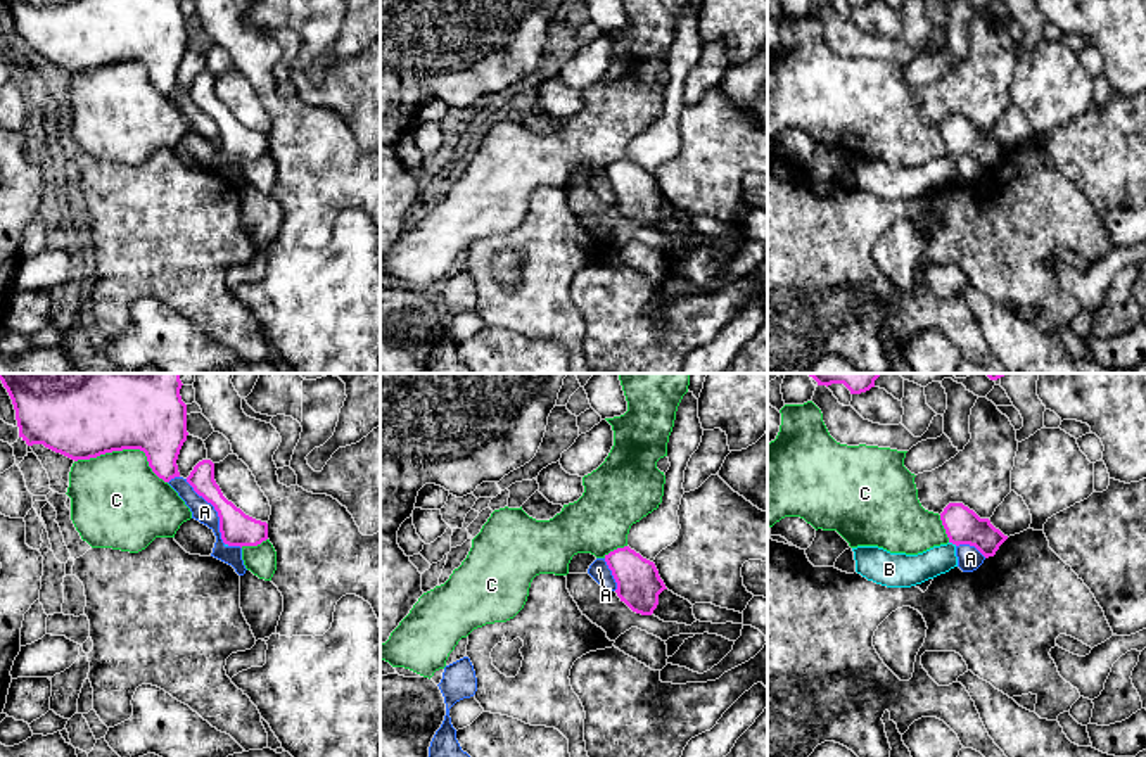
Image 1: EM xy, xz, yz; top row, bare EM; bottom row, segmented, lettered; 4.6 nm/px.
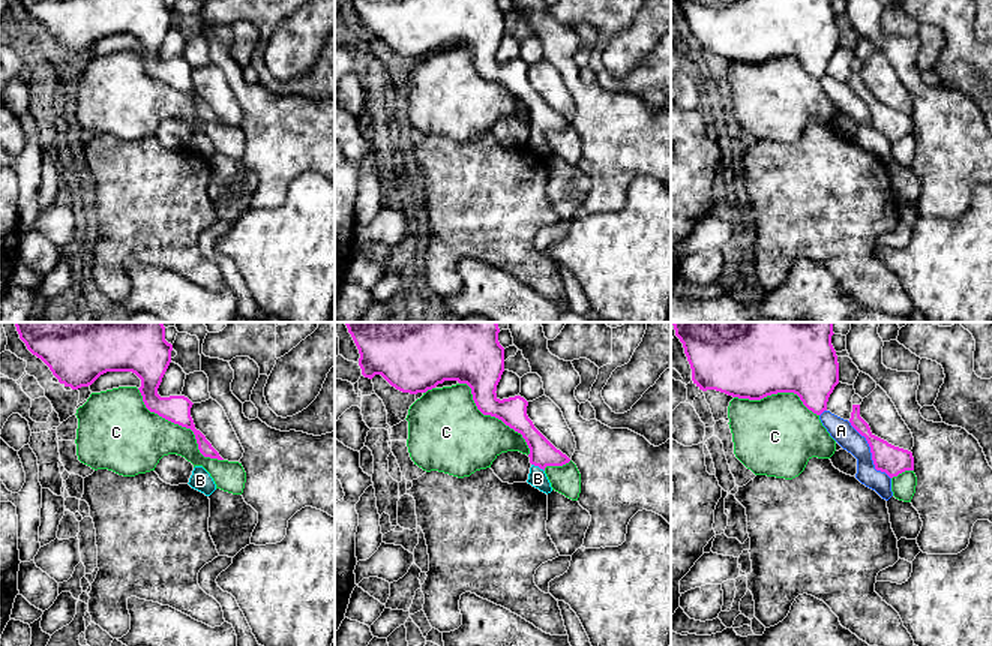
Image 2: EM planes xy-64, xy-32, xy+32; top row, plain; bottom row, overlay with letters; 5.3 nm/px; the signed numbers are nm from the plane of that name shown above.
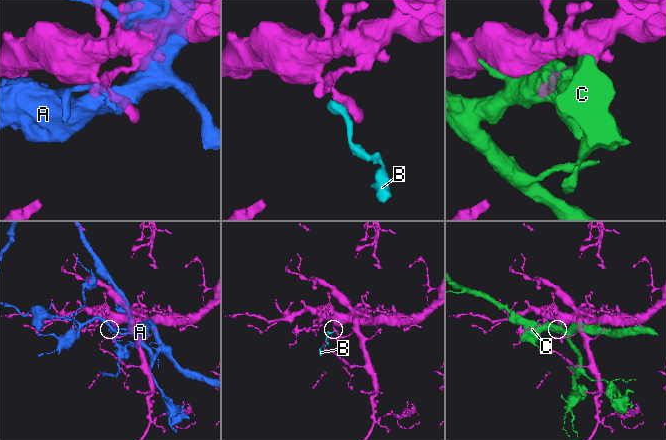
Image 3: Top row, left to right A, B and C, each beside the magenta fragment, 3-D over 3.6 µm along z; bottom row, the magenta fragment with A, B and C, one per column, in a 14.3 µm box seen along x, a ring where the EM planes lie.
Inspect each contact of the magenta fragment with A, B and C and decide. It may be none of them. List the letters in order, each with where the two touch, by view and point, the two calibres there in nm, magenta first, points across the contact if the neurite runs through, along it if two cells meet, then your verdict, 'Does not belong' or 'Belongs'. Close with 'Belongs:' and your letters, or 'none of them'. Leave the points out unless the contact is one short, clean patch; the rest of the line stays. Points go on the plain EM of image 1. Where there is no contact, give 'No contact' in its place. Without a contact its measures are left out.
A: Touches magenta at xy (215, 121). Thickness 160 nm (magenta) against 100 nm. Does not belong
B: Touches magenta at yz (953, 156). Thickness 170 nm (magenta) against 150 nm. Path across: yz (963, 139), (953, 156), (934, 175), (908, 184). Belongs
C: Touches magenta at xy (125, 61). Thickness 340 nm (magenta) against 440 nm. Does not belong
Belongs: B

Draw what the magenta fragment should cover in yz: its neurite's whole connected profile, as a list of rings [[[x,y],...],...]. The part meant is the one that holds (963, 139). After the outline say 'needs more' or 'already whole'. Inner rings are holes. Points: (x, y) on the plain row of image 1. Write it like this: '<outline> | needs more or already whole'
[[[949,116],[940,126],[940,133],[949,150],[947,157],[933,159],[918,168],[857,159],[852,161],[856,185],[887,200],[911,200],[958,180],[956,161],[959,157],[975,159],[989,171],[1008,152],[989,131],[980,131],[963,116]]] | needs more

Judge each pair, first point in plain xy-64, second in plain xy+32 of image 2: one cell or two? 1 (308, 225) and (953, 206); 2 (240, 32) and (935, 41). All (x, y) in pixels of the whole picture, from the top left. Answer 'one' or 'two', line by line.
1: two
2: one

